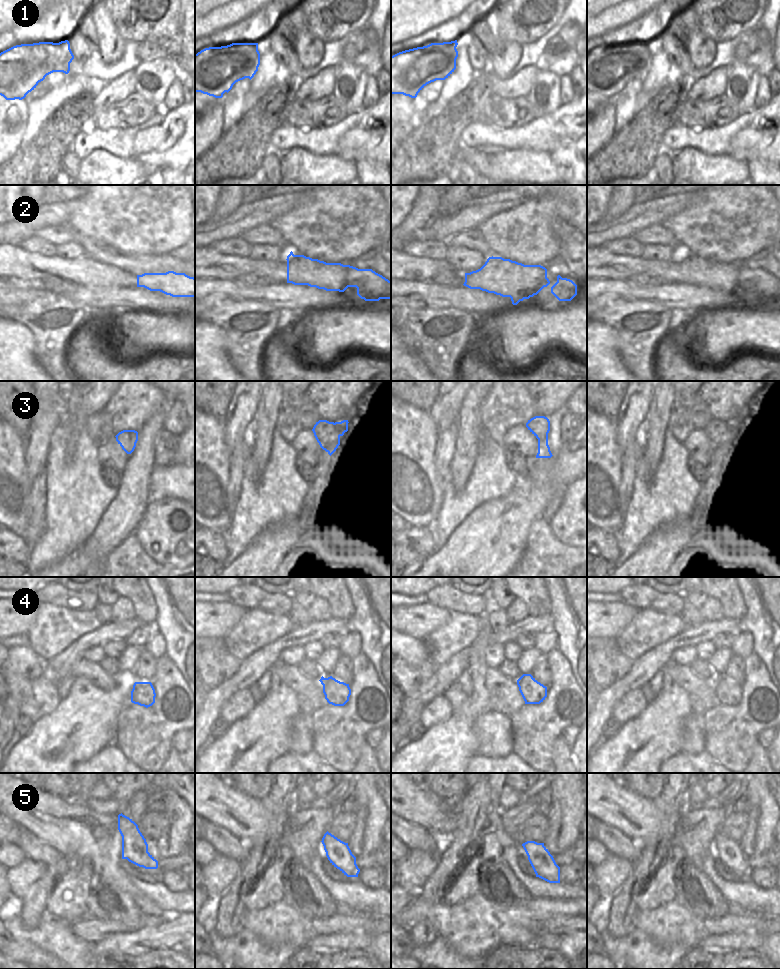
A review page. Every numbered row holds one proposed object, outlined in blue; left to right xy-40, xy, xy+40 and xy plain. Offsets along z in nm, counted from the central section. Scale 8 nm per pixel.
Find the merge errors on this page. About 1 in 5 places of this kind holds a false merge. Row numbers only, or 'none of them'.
1

